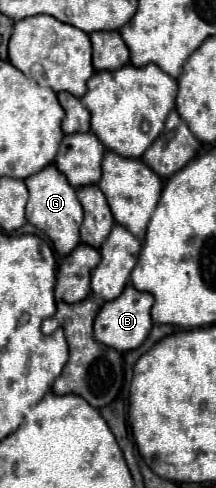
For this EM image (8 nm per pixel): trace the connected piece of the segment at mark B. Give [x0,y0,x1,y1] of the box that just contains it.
[94,283,152,351]

